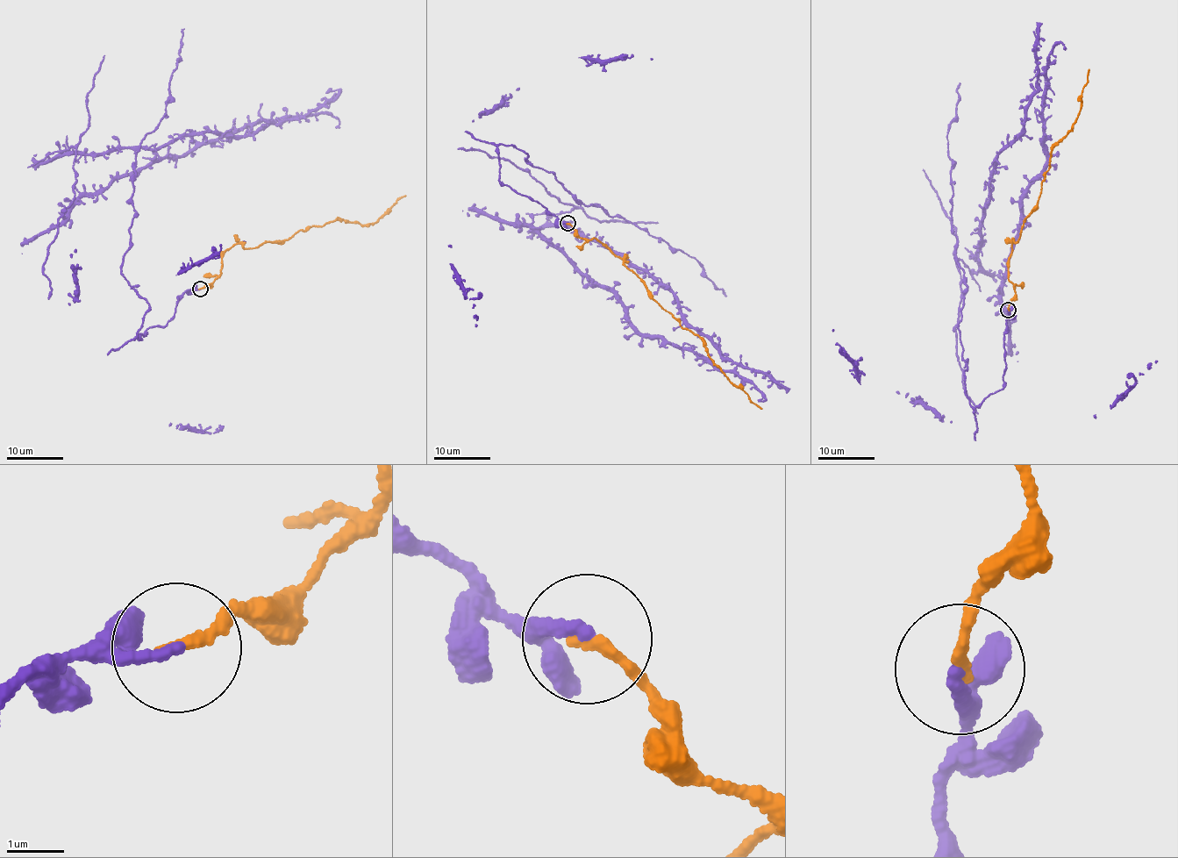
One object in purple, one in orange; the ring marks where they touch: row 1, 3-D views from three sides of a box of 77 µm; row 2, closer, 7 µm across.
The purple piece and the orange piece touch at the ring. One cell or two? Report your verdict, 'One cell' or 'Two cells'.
One cell

